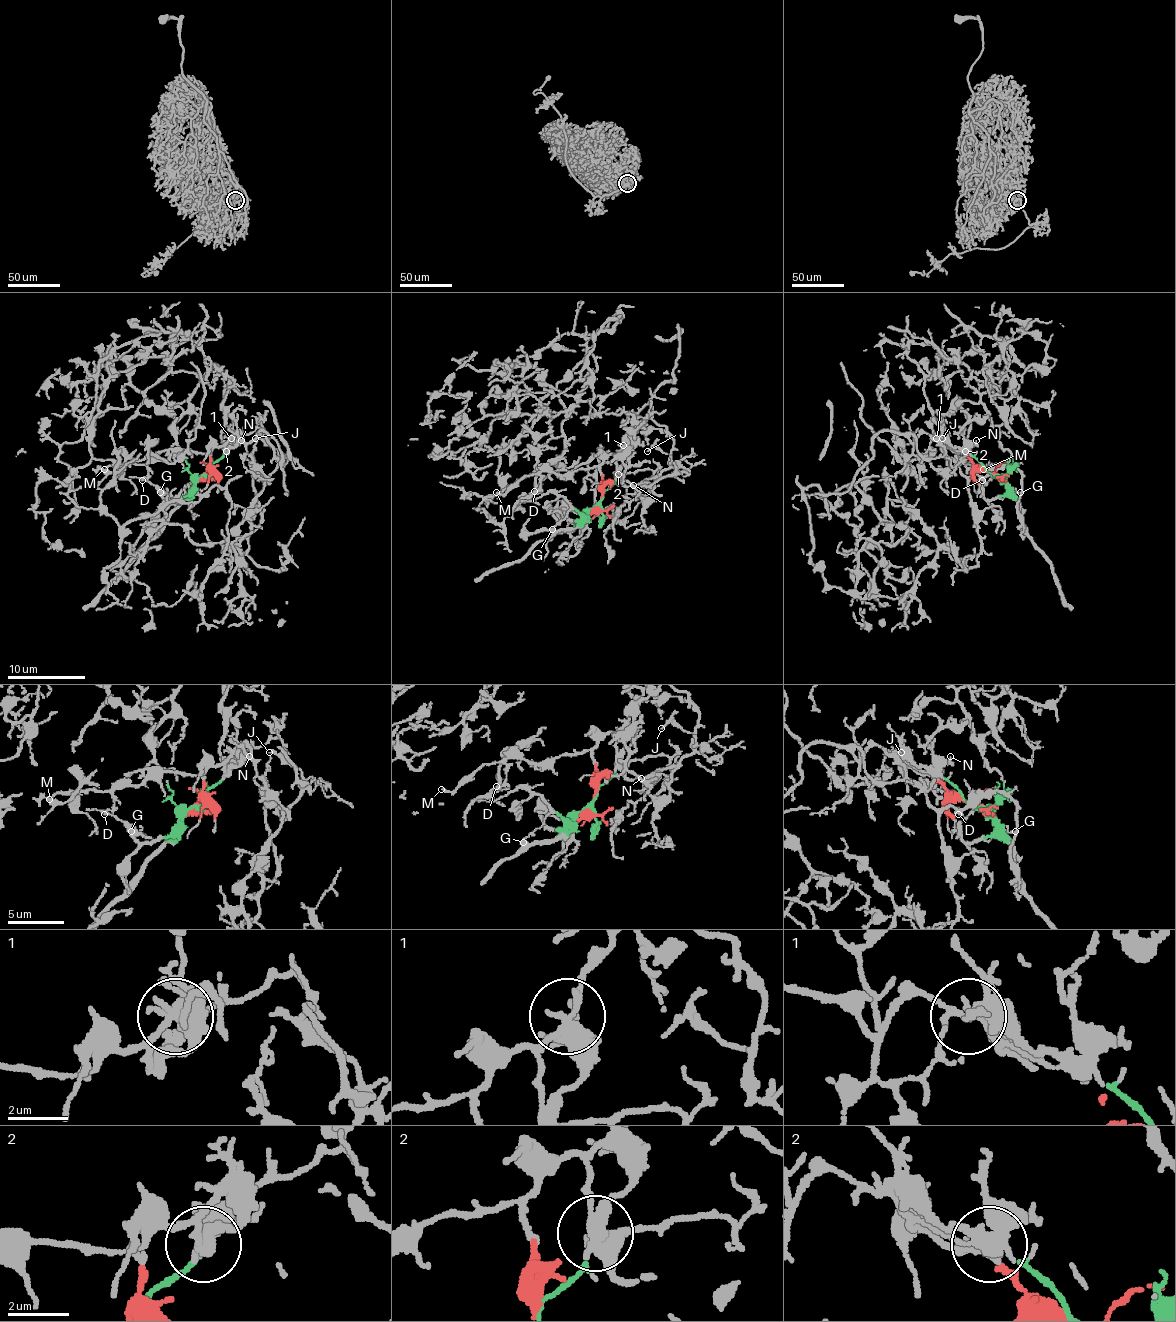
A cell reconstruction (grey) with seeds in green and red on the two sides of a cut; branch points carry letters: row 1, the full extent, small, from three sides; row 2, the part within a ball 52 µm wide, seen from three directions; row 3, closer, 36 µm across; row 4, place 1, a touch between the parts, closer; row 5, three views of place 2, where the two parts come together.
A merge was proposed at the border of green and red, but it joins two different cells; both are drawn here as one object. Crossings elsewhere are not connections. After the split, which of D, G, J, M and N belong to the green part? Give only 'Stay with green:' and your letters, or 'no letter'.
Stay with green: G

